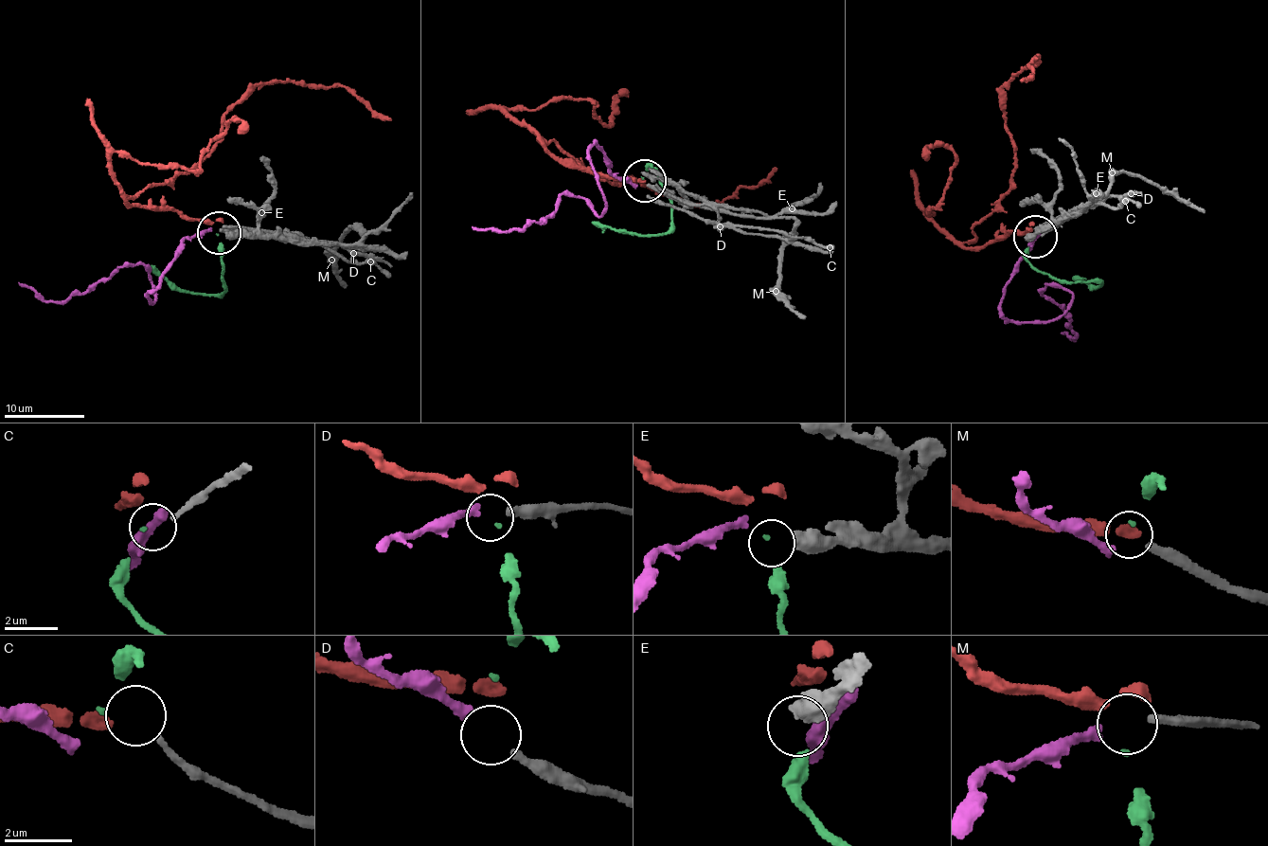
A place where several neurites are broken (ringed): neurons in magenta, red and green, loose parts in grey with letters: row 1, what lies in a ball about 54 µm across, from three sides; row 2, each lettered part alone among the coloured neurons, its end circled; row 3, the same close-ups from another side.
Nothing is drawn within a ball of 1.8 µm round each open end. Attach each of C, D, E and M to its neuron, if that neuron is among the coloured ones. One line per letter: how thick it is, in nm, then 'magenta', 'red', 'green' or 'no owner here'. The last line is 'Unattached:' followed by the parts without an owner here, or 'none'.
C: 170 nm | no owner here
D: 300 nm | magenta
E: 380 nm | no owner here
M: 280 nm | no owner here
Unattached: C, E, M

